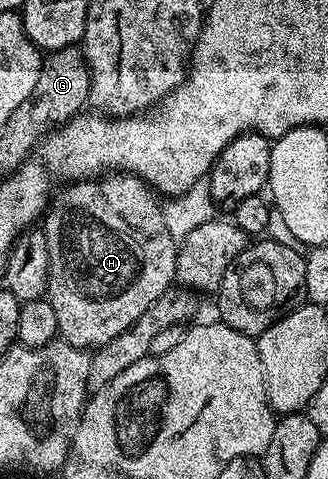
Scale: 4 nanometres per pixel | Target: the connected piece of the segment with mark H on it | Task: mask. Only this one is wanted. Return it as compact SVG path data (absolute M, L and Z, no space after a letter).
M115 171L103 174L97 178L75 180L59 187L53 193L44 213L44 221L46 220L44 231L48 242L48 299L52 310L56 310L58 336L65 340L67 344L77 348L93 350L102 344L112 342L112 338L116 338L116 334L124 334L124 330L128 330L128 326L132 326L132 322L136 322L136 318L140 318L140 314L144 314L144 310L148 310L148 306L152 306L152 302L156 302L160 298L160 294L167 292L175 283L174 271L176 270L178 249L176 241L164 224L163 205L157 199L159 200L159 197L151 191L146 181L139 176L128 172Z

